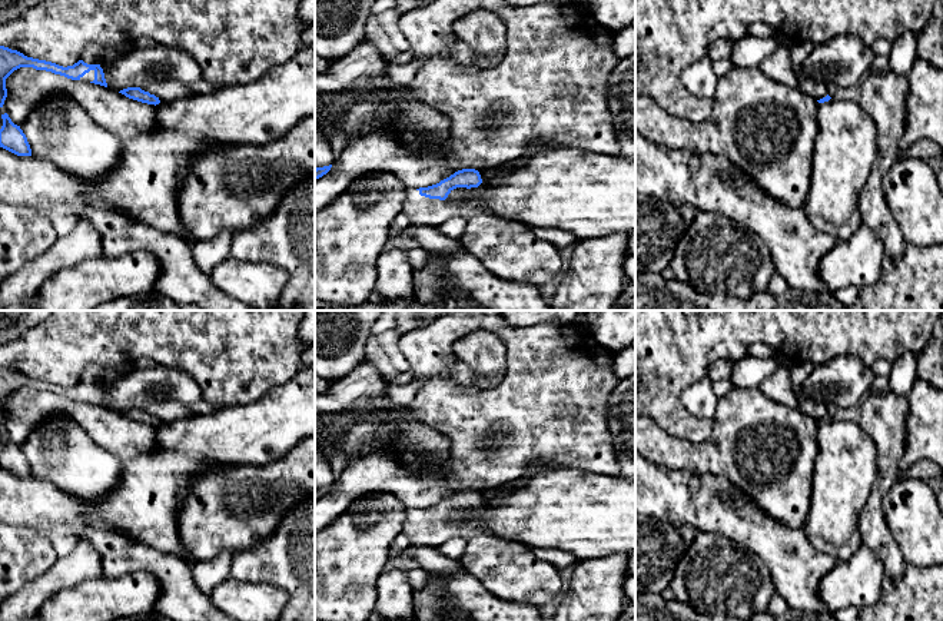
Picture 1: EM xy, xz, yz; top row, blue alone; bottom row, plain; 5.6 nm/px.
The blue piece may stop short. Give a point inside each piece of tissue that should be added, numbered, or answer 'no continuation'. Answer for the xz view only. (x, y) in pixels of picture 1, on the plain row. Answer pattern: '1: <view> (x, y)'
1: xz (422, 531)

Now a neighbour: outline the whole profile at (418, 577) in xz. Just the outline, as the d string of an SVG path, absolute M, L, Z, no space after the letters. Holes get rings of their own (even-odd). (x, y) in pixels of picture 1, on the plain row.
M422 568L406 571L406 580L414 590L421 590L428 582L428 572Z

